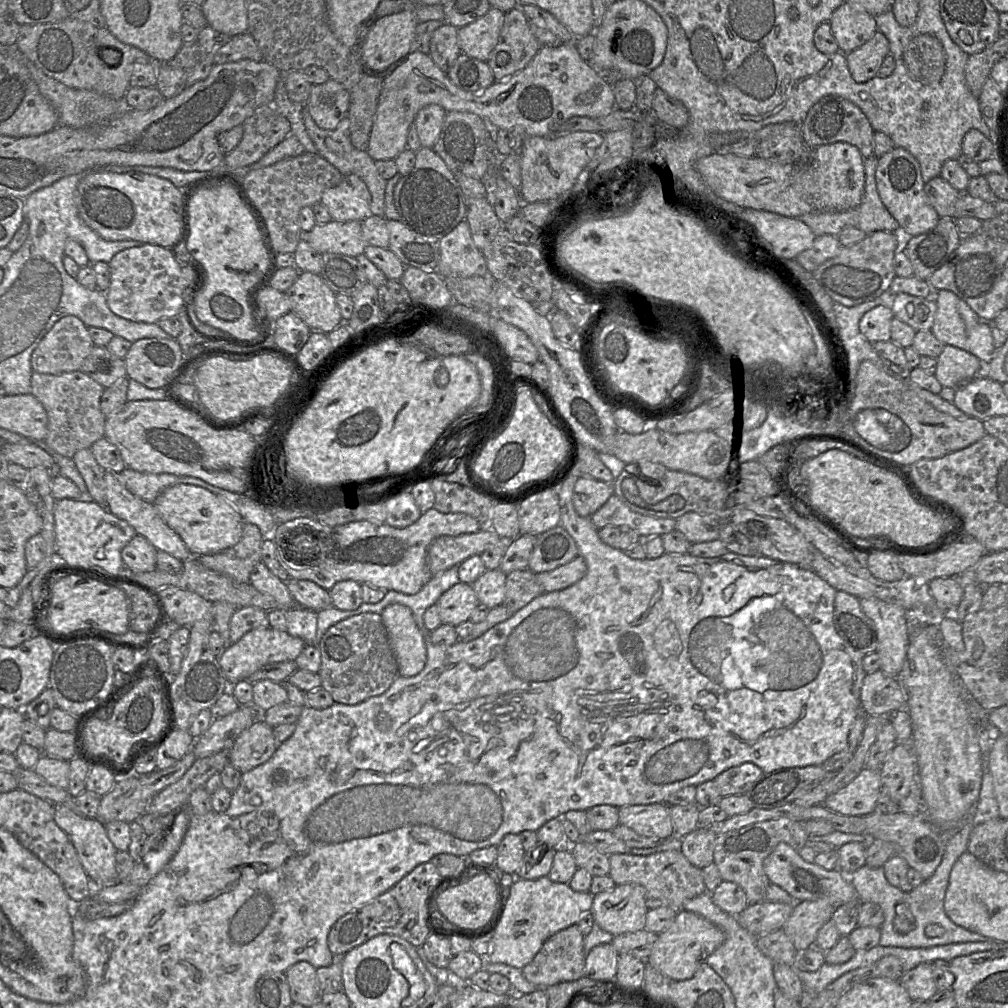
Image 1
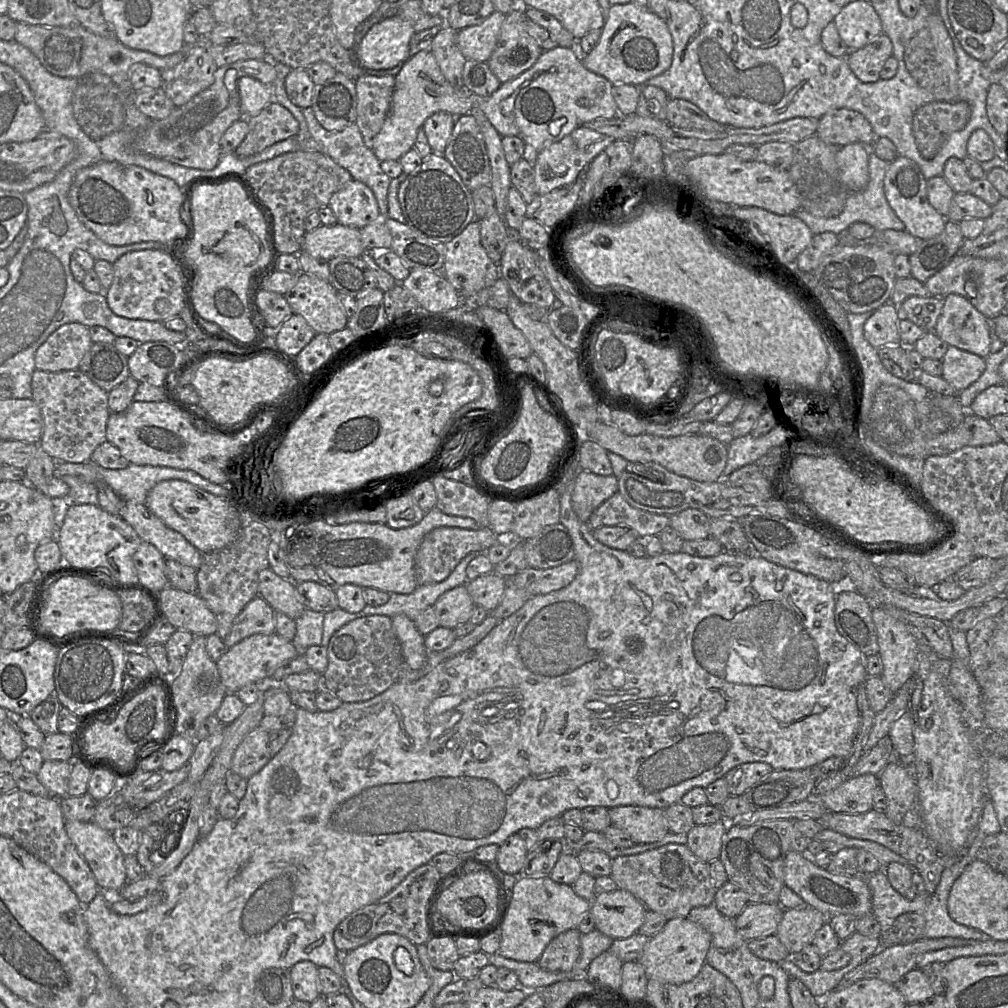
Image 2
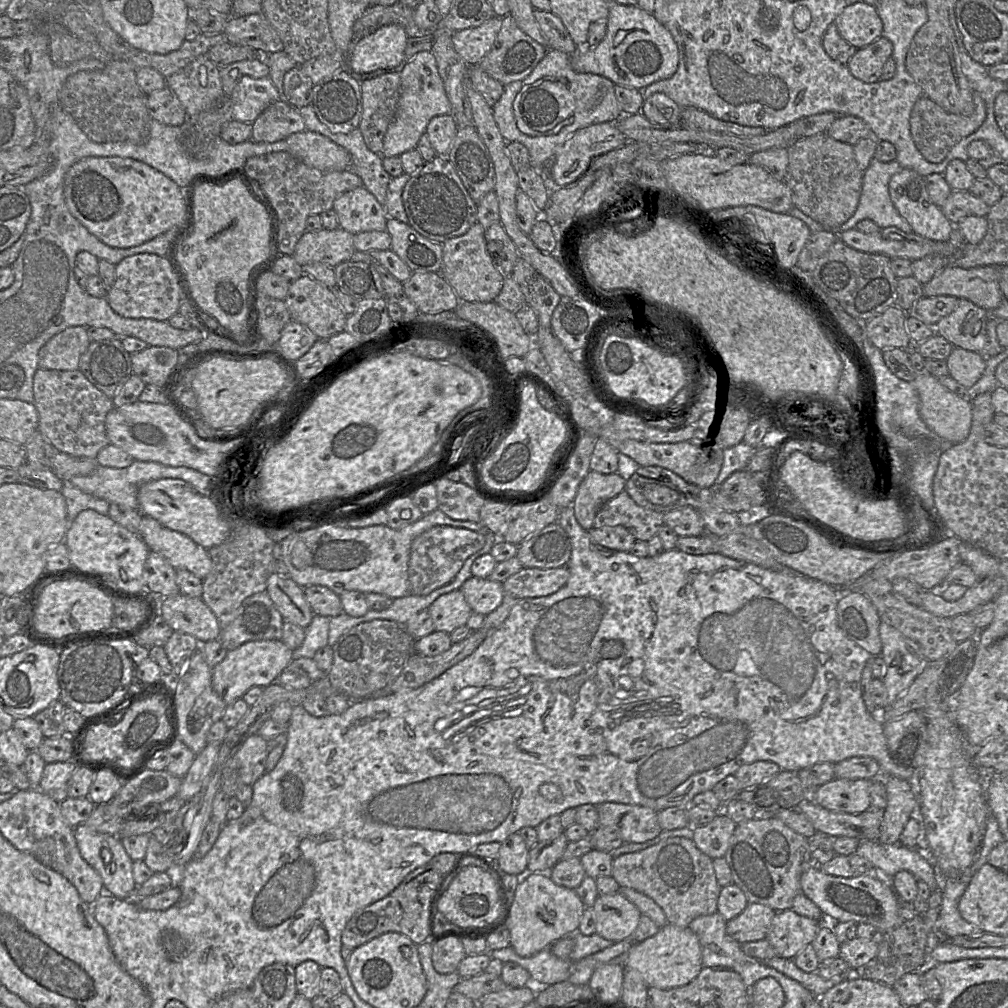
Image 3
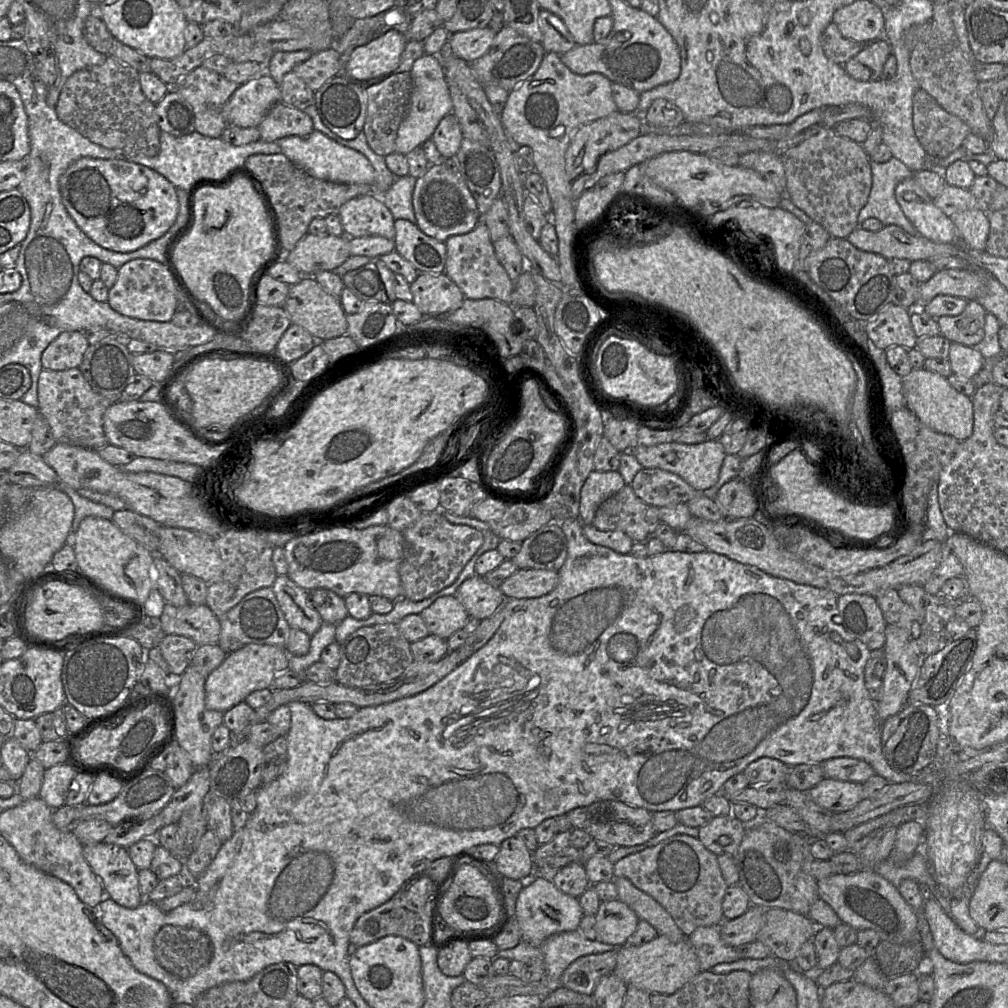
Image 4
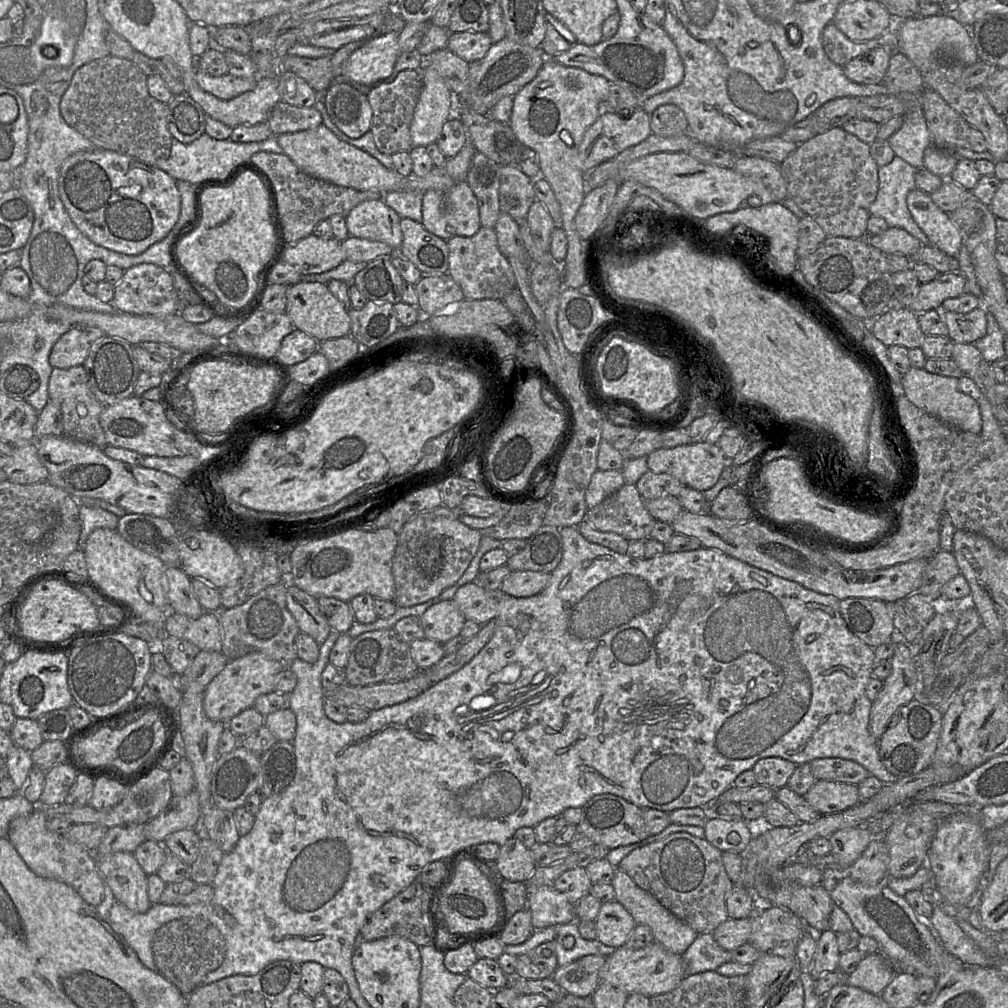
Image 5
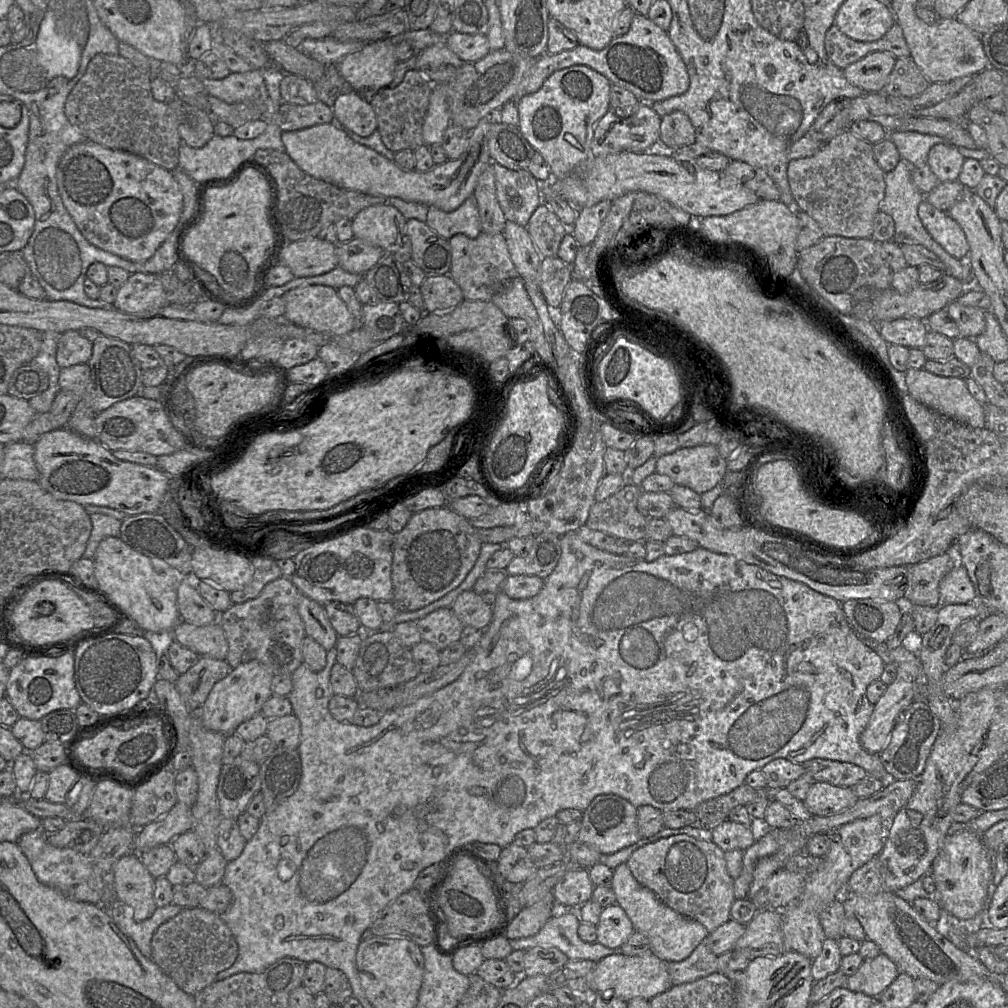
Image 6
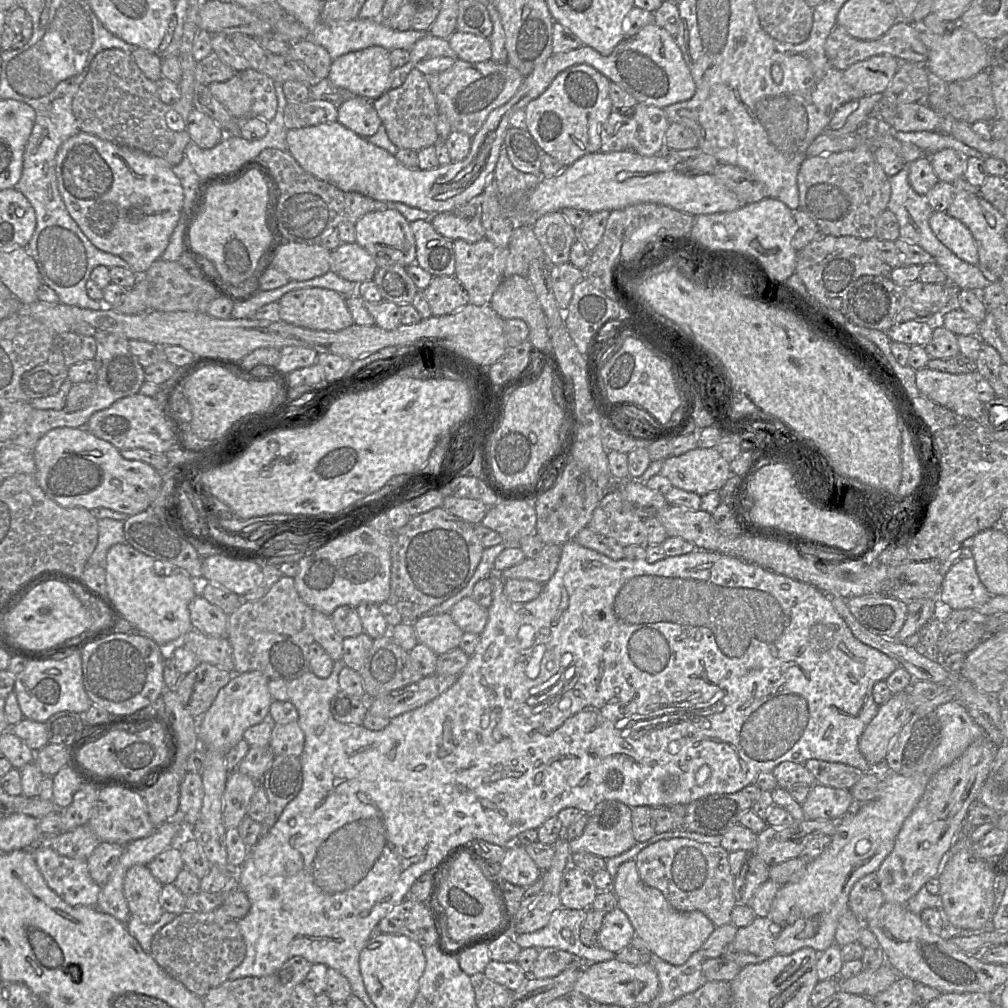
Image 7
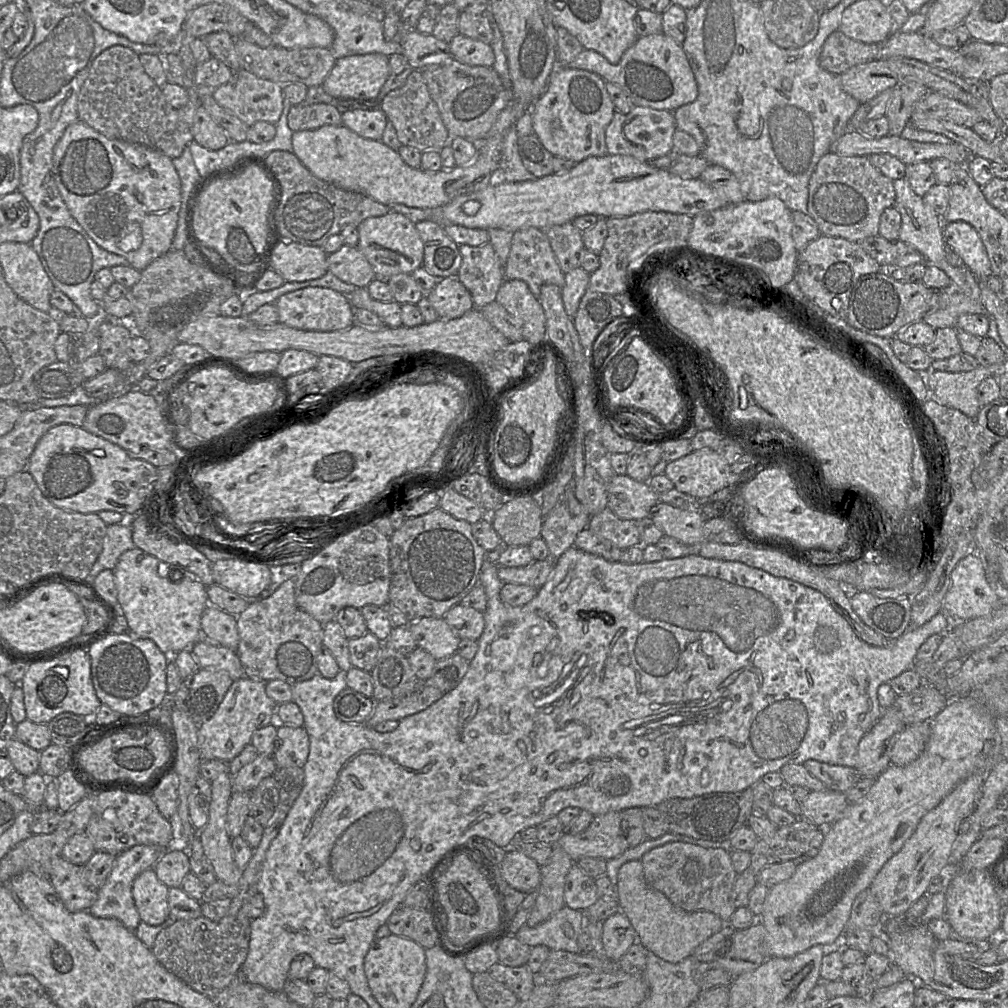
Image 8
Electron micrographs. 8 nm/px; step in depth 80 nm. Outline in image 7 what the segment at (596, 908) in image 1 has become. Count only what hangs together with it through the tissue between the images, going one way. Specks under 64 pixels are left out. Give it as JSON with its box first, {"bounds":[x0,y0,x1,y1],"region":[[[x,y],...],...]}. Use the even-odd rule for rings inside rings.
{"bounds":[598,908,636,953],"region":[[[619,908],[605,914],[598,931],[598,945],[613,953],[619,952],[636,936],[628,916]]]}

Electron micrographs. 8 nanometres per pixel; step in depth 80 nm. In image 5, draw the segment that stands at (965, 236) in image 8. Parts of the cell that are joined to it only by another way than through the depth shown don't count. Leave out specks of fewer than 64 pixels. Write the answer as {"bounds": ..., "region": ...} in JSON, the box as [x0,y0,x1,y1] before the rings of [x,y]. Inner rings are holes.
{"bounds":[906,188,963,257],"region":[[[918,188],[908,193],[906,203],[912,218],[930,244],[945,254],[956,257],[963,243],[950,214],[941,210],[929,194]]]}

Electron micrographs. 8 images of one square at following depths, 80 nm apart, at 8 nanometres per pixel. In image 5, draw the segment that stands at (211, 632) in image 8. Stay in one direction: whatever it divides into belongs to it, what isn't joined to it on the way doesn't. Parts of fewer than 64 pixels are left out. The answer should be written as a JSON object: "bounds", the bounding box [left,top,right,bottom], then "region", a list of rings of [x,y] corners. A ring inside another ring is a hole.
{"bounds":[165,566,205,619],"region":[[[168,566],[165,573],[168,579],[170,611],[192,619],[199,618],[205,611],[193,593],[191,578],[181,567]]]}

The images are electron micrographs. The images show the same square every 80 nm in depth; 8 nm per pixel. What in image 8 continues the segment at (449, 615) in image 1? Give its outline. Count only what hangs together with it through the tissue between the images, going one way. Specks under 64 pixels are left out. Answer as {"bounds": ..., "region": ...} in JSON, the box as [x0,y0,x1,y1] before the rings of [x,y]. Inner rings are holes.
{"bounds":[409,617,461,661],"region":[[[424,617],[415,622],[410,622],[409,625],[417,647],[429,652],[437,661],[457,652],[461,639],[444,618]]]}

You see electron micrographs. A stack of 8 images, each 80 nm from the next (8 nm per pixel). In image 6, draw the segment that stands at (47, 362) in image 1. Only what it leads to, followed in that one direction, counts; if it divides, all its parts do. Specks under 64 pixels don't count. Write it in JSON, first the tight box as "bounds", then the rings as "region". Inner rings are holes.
{"bounds":[56,330,93,368],"region":[[[76,330],[61,334],[56,350],[56,361],[60,368],[87,363],[92,355],[93,342],[82,337]]]}

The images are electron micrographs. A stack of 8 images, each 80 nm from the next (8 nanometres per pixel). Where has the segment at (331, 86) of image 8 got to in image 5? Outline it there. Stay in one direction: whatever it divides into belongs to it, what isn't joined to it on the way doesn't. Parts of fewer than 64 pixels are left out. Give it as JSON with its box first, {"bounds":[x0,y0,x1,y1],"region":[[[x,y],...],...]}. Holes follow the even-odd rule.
{"bounds":[346,32,401,87],"region":[[[398,32],[374,37],[356,49],[346,63],[346,74],[358,83],[375,87],[393,73],[401,54]]]}

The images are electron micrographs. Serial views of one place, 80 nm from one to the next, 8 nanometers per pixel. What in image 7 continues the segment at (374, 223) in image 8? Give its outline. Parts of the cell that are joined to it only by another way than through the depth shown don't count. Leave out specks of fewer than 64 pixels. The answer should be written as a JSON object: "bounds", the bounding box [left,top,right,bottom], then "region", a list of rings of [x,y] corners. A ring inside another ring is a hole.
{"bounds":[355,209,416,267],"region":[[[396,209],[366,213],[355,223],[356,242],[375,260],[378,267],[416,263],[416,242],[408,220]]]}

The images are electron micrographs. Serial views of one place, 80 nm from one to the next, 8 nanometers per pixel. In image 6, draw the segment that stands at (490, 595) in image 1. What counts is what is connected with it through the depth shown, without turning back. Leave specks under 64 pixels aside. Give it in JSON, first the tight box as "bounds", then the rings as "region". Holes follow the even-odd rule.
{"bounds":[451,592,493,631],"region":[[[462,592],[451,606],[452,611],[465,626],[484,631],[493,618],[493,606],[486,603],[476,592]]]}

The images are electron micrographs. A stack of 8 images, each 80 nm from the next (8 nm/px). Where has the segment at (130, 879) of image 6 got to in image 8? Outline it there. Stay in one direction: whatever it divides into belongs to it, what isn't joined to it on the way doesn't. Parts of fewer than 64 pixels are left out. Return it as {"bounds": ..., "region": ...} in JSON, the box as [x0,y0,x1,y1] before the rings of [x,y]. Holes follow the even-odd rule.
{"bounds":[132,868,169,926],"region":[[[153,868],[134,879],[132,895],[141,921],[157,926],[169,917],[168,892],[169,887],[159,880]]]}

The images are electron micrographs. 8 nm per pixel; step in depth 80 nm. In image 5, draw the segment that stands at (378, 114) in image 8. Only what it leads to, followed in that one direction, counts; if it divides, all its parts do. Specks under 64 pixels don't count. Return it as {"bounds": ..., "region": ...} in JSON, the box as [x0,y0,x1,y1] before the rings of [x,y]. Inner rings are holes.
{"bounds":[325,83,373,138],"region":[[[332,83],[325,91],[325,108],[333,123],[350,138],[370,131],[373,111],[367,96],[349,84]]]}

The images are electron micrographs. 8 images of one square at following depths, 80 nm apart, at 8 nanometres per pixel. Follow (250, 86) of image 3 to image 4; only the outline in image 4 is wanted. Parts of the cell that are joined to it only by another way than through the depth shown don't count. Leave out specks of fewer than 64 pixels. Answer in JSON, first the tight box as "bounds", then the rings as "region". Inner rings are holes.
{"bounds":[220,73,280,128],"region":[[[264,73],[261,77],[240,85],[221,108],[220,114],[228,125],[253,128],[280,101],[279,85]]]}

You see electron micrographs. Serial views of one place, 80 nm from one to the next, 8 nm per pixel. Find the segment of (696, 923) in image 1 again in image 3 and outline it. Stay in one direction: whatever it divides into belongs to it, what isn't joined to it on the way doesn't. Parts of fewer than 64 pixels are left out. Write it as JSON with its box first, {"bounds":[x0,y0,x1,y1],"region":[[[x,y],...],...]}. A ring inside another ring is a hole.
{"bounds":[626,923,703,989],"region":[[[667,923],[659,931],[641,942],[633,943],[626,970],[637,970],[649,987],[670,989],[681,987],[695,979],[703,968],[702,949],[698,937],[689,927]]]}

